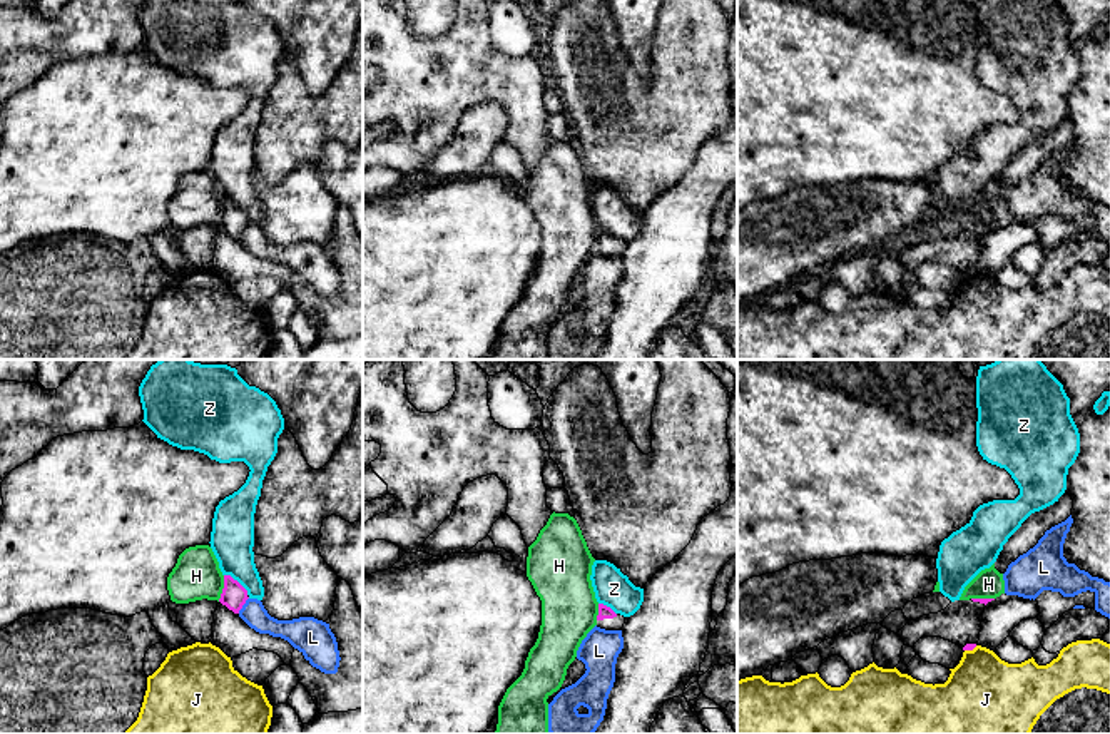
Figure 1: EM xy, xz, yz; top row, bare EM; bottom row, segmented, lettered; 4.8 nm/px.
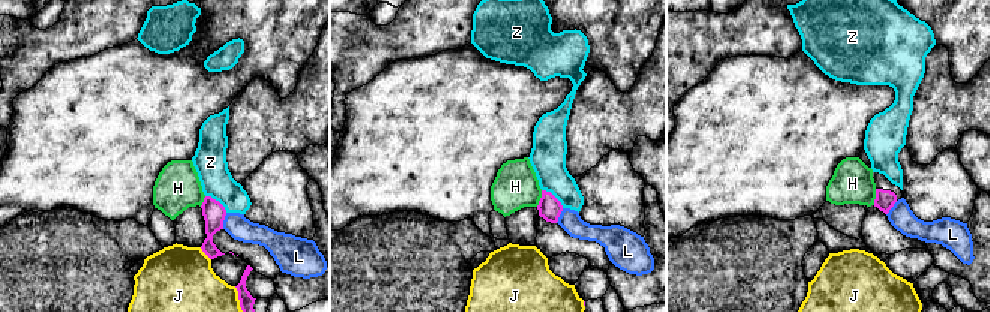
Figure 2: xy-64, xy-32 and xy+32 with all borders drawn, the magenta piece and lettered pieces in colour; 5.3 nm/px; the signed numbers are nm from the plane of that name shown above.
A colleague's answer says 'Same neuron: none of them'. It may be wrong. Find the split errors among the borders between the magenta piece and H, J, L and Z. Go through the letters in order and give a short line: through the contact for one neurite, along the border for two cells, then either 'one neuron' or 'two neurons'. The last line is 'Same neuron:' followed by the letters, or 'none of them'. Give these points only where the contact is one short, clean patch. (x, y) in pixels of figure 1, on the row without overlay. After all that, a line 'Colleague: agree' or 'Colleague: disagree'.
H: line xy (224, 201), (224, 211), (218, 226); two neurons
J: two neurons
L: line xy (248, 223), (238, 238); two neurons
Z: line xy (224, 199), (229, 199), (248, 219); two neurons
Same neuron: none of them
Colleague: agree

